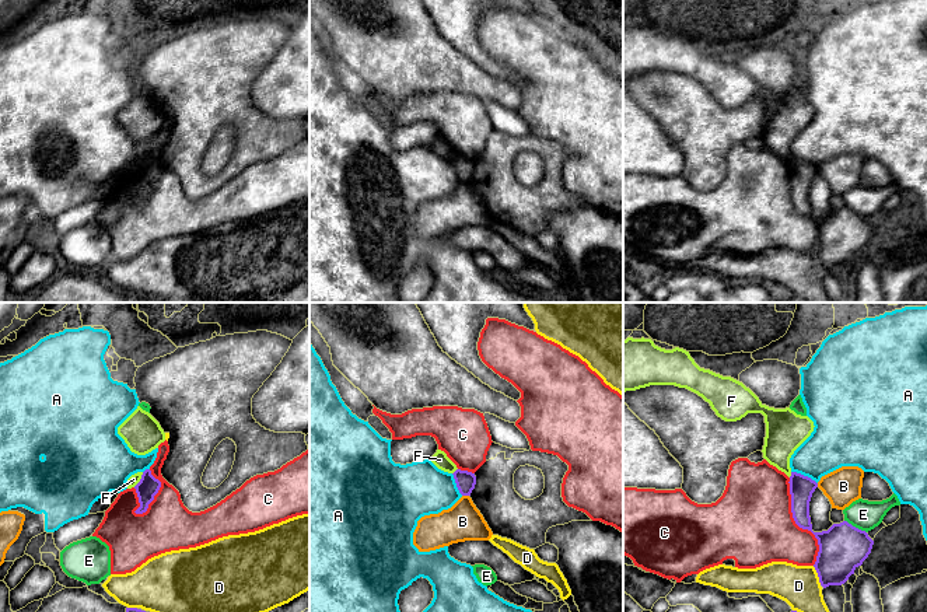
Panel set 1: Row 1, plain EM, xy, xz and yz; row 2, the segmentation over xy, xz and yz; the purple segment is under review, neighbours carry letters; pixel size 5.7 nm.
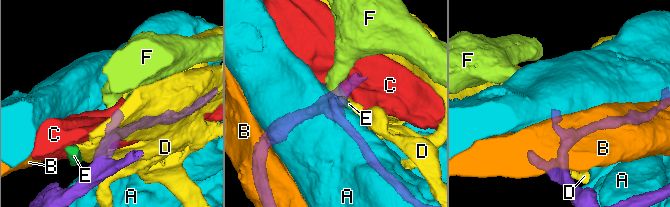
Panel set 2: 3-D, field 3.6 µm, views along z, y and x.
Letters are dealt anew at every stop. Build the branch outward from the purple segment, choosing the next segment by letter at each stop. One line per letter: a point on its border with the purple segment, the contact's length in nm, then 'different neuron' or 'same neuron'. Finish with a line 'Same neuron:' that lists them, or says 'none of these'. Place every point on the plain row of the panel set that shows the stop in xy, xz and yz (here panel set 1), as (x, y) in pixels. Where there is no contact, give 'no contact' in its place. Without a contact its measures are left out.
A: yz (803, 161) | 170 nm | different neuron
B: xz (465, 181) | 40 nm | different neuron
C: yz (797, 210) | 500 nm | different neuron
D: yz (818, 262) | 120 nm | different neuron
E: yz (854, 213) | 150 nm | different neuron
F: xy (140, 165) | 110 nm | different neuron
Same neuron: none of these

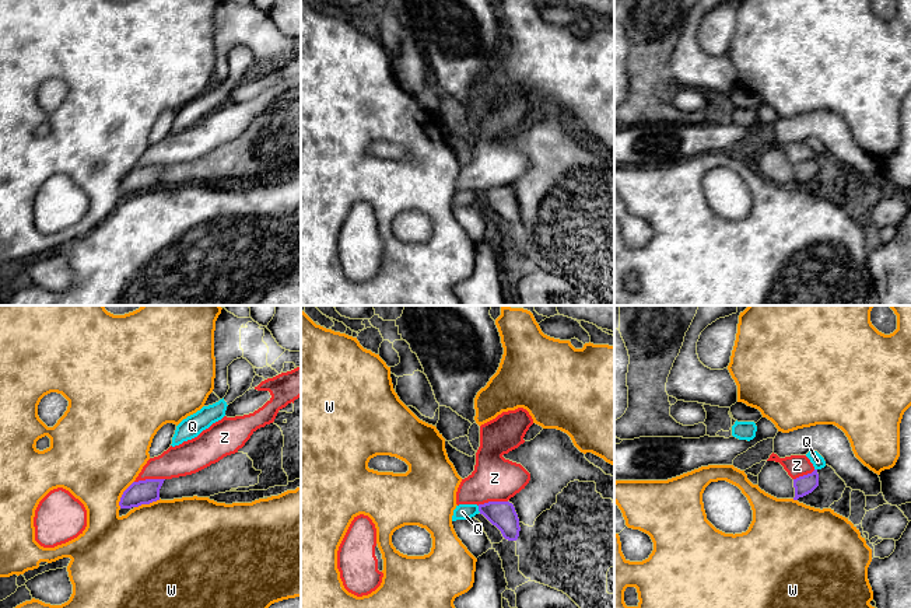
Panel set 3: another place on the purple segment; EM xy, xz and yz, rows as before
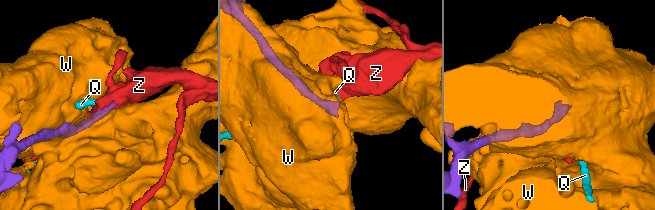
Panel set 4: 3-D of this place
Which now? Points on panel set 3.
Q: xz (479, 195) | 40 nm | different neuron
W: xy (122, 181) | 180 nm | different neuron
Z: xy (149, 166) | 180 nm | different neuron
Same neuron: none of these

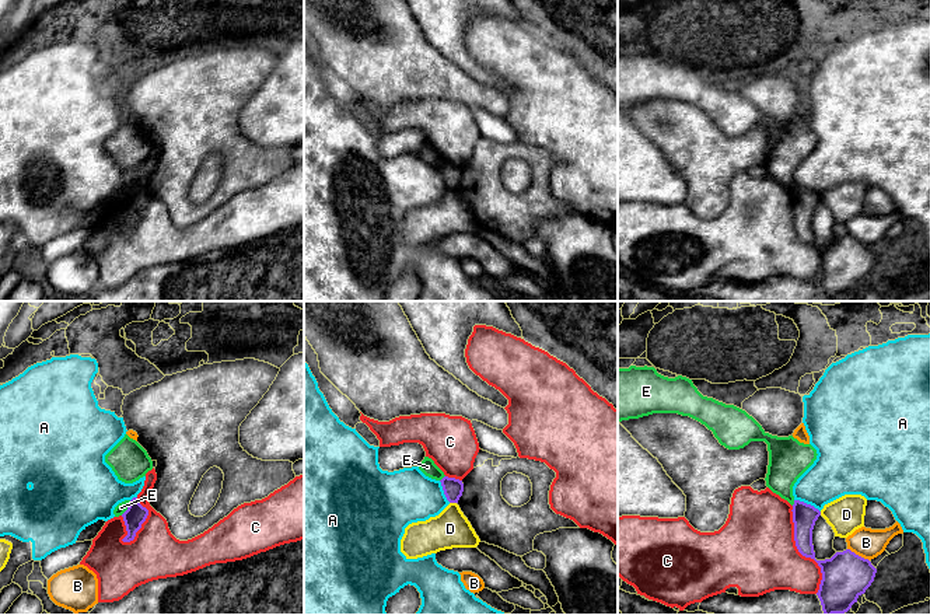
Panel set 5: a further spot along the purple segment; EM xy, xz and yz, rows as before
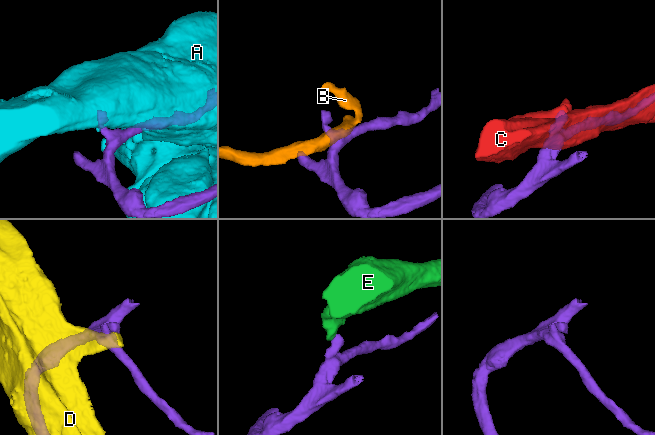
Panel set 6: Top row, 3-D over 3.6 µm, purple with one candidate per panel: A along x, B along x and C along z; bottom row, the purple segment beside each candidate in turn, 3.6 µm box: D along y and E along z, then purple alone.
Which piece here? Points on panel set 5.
A: yz (806, 189) | 170 nm | different neuron
B: yz (857, 241) | 150 nm | different neuron
C: yz (800, 238) | 500 nm | different neuron
D: xz (453, 188) | 40 nm | different neuron
E: xy (128, 194) | 110 nm | different neuron
Same neuron: none of these

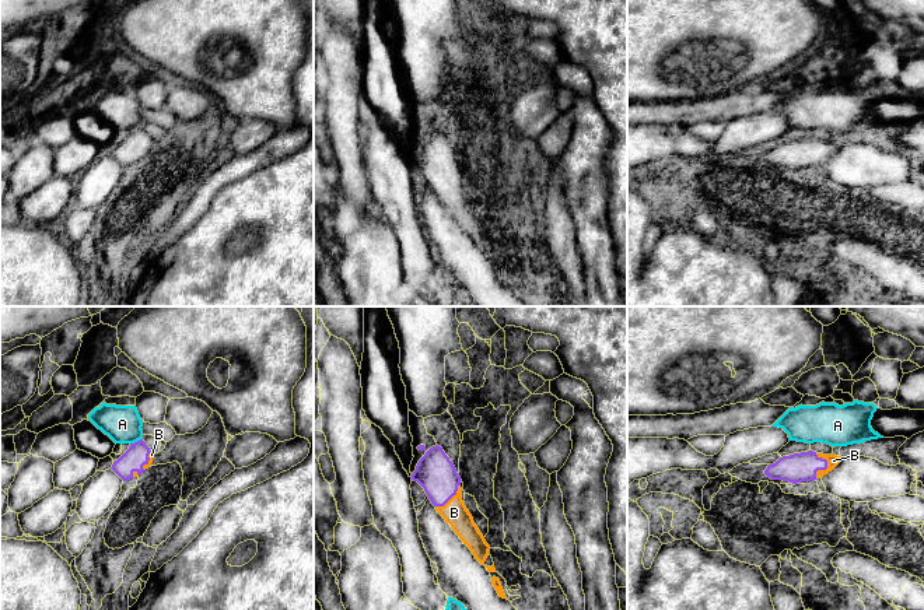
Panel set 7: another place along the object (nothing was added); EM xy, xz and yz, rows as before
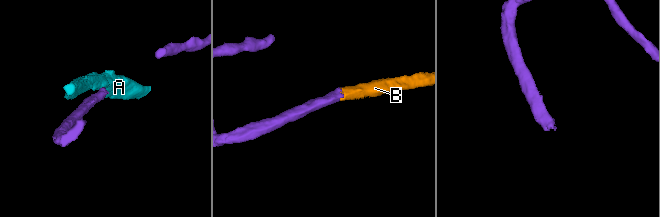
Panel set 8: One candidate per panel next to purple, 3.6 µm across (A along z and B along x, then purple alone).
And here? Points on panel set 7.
A: xy (137, 128) | 80 nm | different neuron
B: yz (826, 154) | 140 nm | same neuron
Same neuron: B

